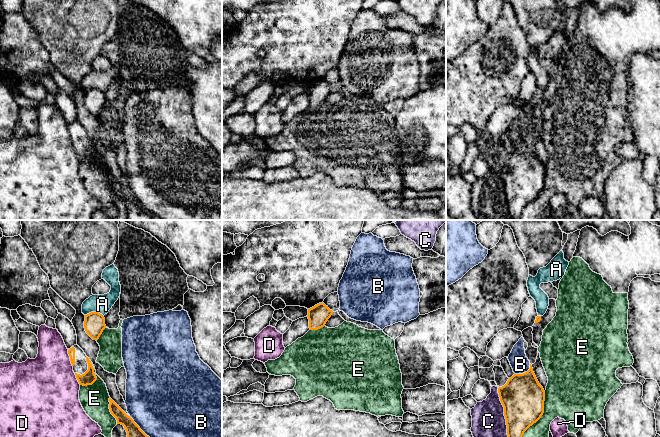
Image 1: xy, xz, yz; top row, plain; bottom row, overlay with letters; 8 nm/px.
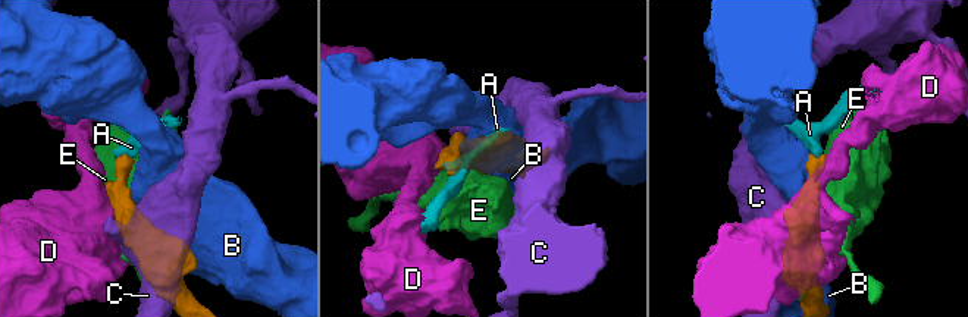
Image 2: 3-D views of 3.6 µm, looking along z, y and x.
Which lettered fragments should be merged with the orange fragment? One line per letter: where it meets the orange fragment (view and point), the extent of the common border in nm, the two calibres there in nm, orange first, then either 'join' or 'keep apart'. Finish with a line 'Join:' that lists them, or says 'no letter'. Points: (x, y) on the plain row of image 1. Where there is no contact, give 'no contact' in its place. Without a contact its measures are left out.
A: contact xy (94, 88); length 150 nm; calibres 170 and 150 nm; keep apart
B: contact xy (139, 204); length 260 nm; calibres 190 and 480 nm; keep apart
C: contact yz (504, 191); length 440 nm; calibres 340 and 280 nm; keep apart
D: contact xy (70, 134); length 140 nm; calibres 60 and 420 nm; keep apart
E: contact yz (539, 194); length 480 nm; calibres 340 and 300 nm; keep apart
Join: no letter

